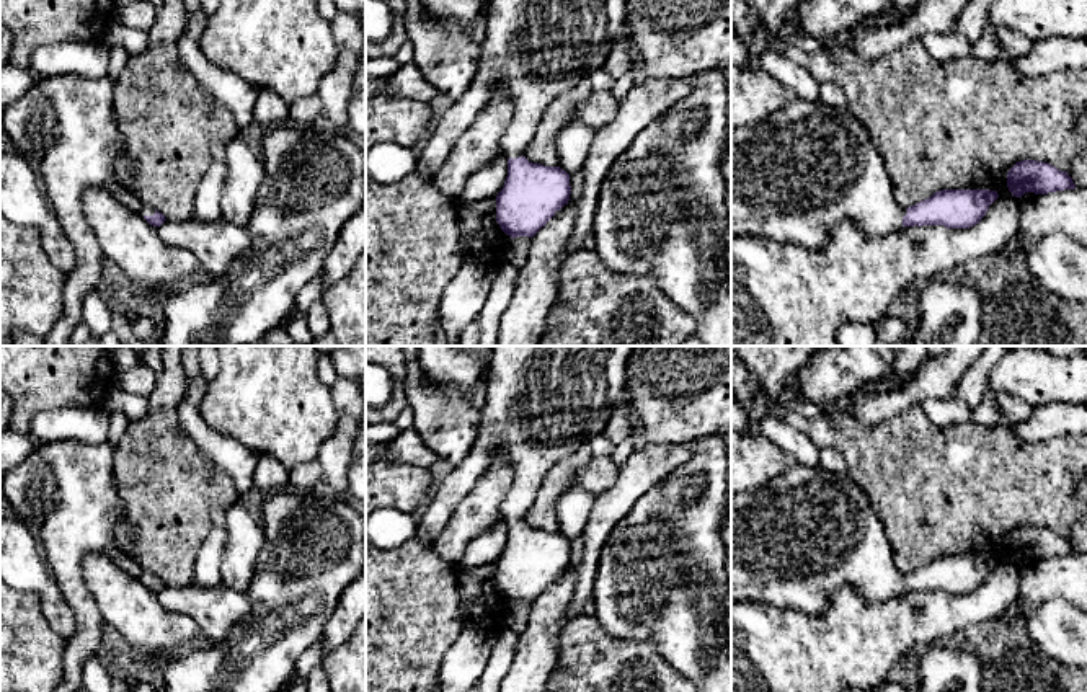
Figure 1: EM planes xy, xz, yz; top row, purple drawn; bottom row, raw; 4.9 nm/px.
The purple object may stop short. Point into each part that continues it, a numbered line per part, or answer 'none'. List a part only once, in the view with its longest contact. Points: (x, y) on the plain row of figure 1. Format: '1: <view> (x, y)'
1: xz (542, 403)

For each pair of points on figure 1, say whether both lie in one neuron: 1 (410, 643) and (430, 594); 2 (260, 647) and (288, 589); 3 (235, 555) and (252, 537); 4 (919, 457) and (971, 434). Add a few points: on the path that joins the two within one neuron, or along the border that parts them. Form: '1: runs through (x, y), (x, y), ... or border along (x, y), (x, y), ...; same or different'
1: runs through (410, 632), (410, 614), (418, 606); same
2: runs through (275, 632), (286, 619), (286, 604); same
3: runs through (240, 550), (247, 542); same
4: runs through (932, 457), (949, 457), (958, 448); same

